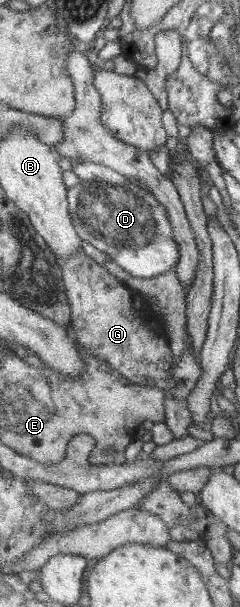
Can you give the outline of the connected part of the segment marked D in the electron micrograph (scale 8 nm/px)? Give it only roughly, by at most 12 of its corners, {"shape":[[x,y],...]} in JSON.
{"shape":[[142,185],[68,192],[80,237],[135,278],[176,270],[166,206]]}

